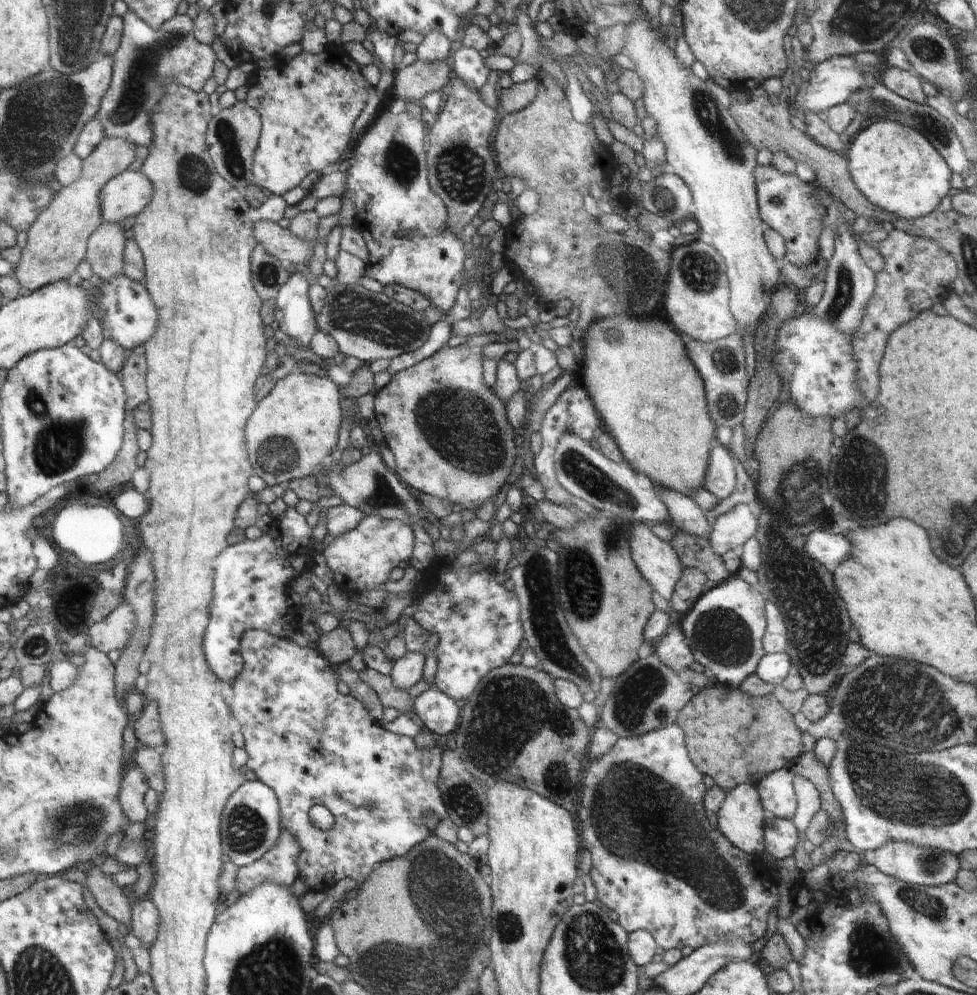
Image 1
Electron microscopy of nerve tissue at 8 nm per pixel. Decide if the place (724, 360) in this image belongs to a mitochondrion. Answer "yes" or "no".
yes

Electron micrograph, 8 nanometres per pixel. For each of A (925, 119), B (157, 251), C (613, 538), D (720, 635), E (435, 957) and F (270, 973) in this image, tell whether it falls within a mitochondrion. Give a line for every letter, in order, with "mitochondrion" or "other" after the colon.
A: mitochondrion
B: other
C: mitochondrion
D: mitochondrion
E: mitochondrion
F: mitochondrion

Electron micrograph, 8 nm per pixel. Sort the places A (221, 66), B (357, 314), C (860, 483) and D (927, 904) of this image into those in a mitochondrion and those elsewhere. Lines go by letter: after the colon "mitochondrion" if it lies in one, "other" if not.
A: other
B: mitochondrion
C: mitochondrion
D: mitochondrion

